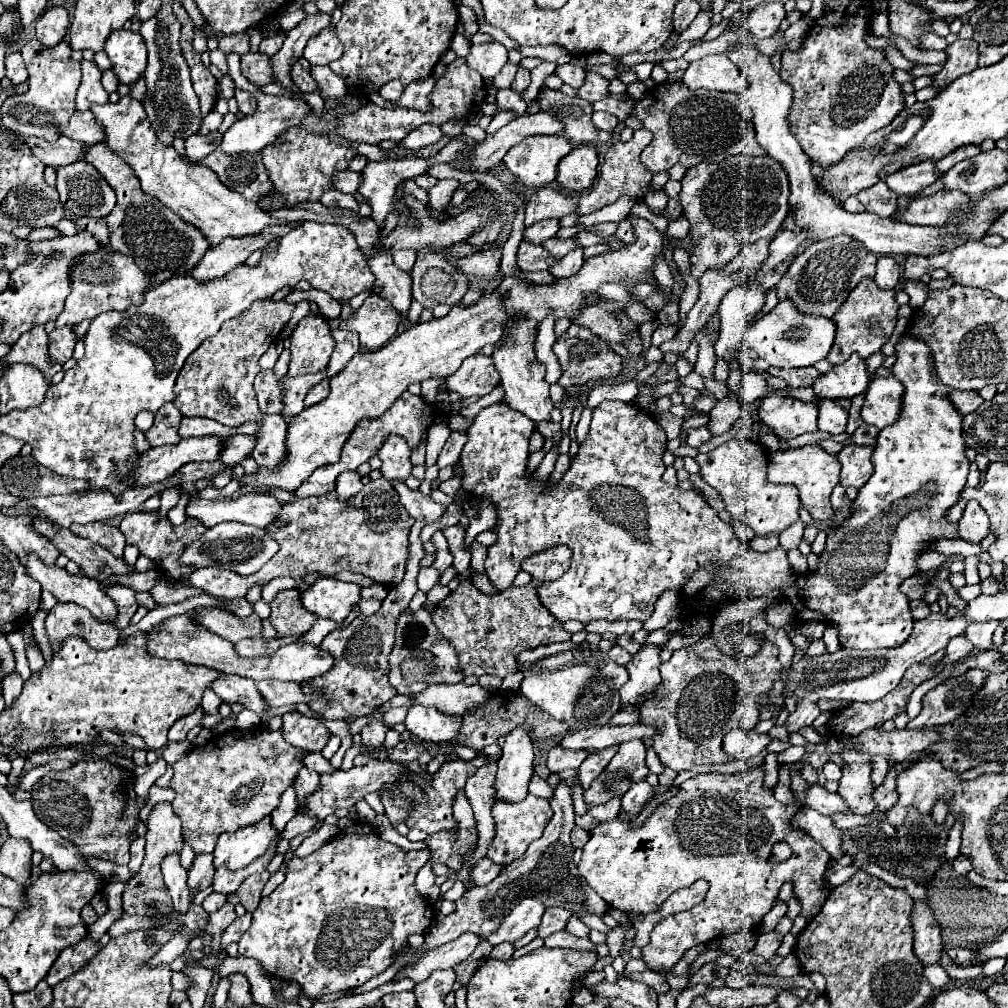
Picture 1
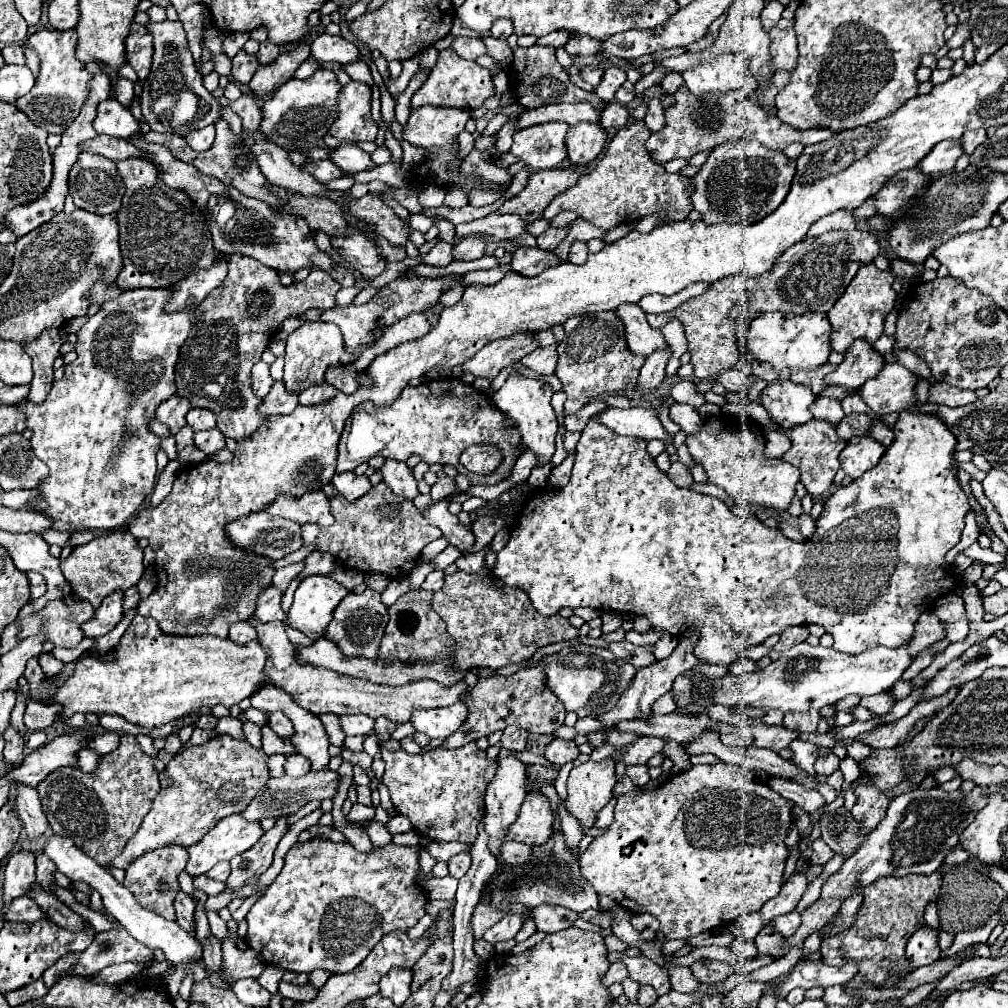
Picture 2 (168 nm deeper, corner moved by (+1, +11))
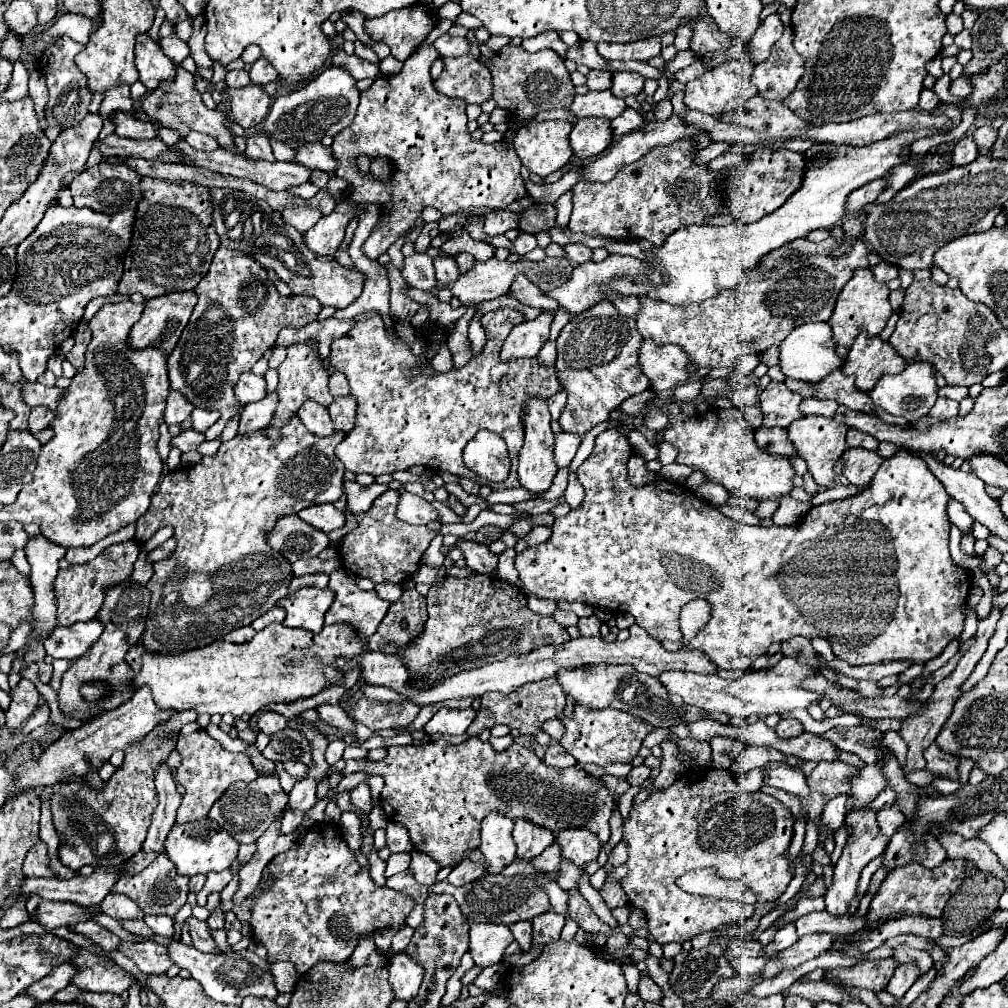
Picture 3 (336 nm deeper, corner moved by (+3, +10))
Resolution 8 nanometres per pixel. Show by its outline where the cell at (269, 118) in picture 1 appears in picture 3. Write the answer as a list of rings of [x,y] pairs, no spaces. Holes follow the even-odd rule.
[[[329,66],[299,90],[279,96],[271,104],[271,110],[263,122],[263,130],[279,142],[289,142],[293,148],[301,146],[303,142],[319,142],[325,134],[339,134],[353,122],[361,94],[357,90],[357,80],[347,72],[349,70],[343,66]]]

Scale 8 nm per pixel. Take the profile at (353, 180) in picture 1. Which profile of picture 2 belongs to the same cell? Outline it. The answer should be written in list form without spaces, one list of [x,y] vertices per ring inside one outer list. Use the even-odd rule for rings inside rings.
[[[331,159],[311,161],[309,165],[305,165],[305,171],[313,173],[313,177],[317,177],[319,181],[325,181],[325,183],[329,183],[329,181],[333,181],[333,179],[337,179],[337,177],[345,175],[337,165],[333,165],[333,161],[331,161]]]

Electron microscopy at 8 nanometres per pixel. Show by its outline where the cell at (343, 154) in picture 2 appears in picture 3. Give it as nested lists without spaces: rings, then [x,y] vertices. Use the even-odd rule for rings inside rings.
[[[321,142],[299,146],[293,162],[301,164],[301,166],[307,166],[311,170],[323,170],[323,172],[333,172],[335,170],[333,152],[331,152],[331,148],[323,146]]]

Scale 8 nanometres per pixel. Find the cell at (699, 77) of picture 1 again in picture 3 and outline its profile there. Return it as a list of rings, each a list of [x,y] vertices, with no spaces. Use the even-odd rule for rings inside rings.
[[[747,60],[725,62],[725,64],[709,70],[709,72],[705,72],[703,76],[695,78],[693,82],[689,82],[683,102],[689,110],[699,110],[699,112],[711,114],[711,116],[733,112],[739,106],[743,106],[743,102],[747,102],[749,98],[753,98],[757,94],[755,86],[751,82],[751,74],[753,74],[753,68]]]

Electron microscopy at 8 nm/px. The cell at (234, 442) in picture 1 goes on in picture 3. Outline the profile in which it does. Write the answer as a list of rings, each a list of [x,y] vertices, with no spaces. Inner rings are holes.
[[[191,428],[191,430],[183,430],[179,436],[171,438],[171,446],[179,448],[181,452],[189,452],[189,450],[195,450],[203,440],[205,440],[205,436]]]

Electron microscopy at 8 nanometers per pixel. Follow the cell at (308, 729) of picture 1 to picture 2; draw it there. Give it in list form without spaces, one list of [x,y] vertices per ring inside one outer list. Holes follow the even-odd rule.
[[[281,711],[269,715],[269,727],[271,727],[279,737],[293,737],[293,735],[295,735],[293,723],[291,723],[291,721],[285,717],[285,713],[281,713]]]

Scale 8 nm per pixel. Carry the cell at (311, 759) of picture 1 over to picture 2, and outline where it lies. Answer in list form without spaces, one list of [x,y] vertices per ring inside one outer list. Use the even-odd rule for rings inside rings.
[[[263,725],[261,729],[263,733],[263,751],[273,755],[273,753],[283,753],[283,755],[293,755],[297,753],[297,747],[293,745],[291,739],[283,739],[277,733],[273,733],[273,729],[269,729],[269,725]]]

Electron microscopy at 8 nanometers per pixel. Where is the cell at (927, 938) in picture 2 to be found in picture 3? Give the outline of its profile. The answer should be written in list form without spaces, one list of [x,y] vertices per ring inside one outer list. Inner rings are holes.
[[[901,964],[899,970],[895,970],[893,978],[889,980],[887,992],[889,992],[891,996],[895,996],[897,1000],[903,998],[905,992],[907,992],[907,990],[913,986],[913,982],[917,980],[917,974],[919,974],[919,972],[915,970],[913,964]]]

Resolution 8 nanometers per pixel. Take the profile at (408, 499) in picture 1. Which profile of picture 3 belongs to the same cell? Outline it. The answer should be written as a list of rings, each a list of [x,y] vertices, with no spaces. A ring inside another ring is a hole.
[[[459,540],[457,548],[463,550],[467,566],[479,574],[487,574],[487,576],[495,576],[497,572],[497,554],[493,554],[485,544],[477,544],[477,542],[467,542],[467,540]]]

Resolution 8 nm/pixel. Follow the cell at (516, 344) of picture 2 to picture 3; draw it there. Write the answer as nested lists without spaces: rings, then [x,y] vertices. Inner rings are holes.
[[[541,312],[535,320],[515,326],[503,344],[501,358],[535,358],[543,344],[549,340],[551,322],[553,312]]]

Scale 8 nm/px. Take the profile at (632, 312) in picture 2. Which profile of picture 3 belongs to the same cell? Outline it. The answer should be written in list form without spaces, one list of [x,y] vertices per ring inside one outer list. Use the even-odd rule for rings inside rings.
[[[643,340],[641,354],[639,354],[639,366],[643,366],[647,378],[651,380],[651,386],[655,392],[671,390],[679,384],[685,384],[691,374],[691,358],[681,346],[655,346],[653,342]]]

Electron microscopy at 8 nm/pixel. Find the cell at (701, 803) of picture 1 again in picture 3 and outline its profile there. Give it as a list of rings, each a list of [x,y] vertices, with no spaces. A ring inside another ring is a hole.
[[[711,768],[691,770],[687,772],[687,776],[679,778],[667,790],[655,792],[643,804],[633,806],[631,818],[623,826],[623,838],[629,842],[629,860],[627,860],[629,872],[621,880],[621,886],[629,896],[629,904],[645,912],[647,928],[659,944],[667,942],[683,944],[705,930],[715,930],[719,926],[751,918],[753,906],[735,900],[713,900],[687,894],[675,884],[675,880],[695,868],[715,868],[717,876],[721,878],[743,880],[745,886],[755,892],[757,900],[761,902],[775,900],[785,892],[787,884],[793,878],[787,858],[787,850],[793,838],[793,822],[795,822],[793,814],[779,800],[763,792],[755,794],[743,792],[743,788],[735,782],[729,770],[711,770]],[[737,796],[741,796],[745,802],[743,810],[739,812],[737,812]]]

